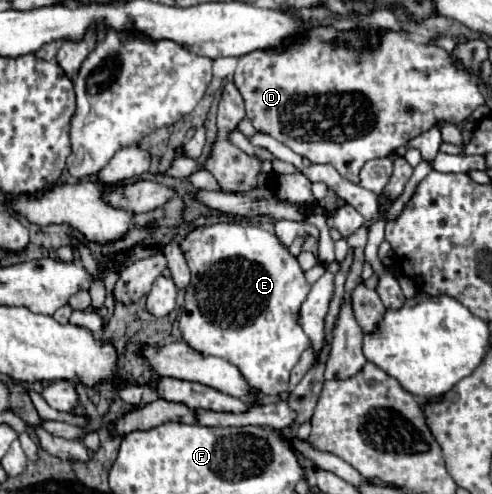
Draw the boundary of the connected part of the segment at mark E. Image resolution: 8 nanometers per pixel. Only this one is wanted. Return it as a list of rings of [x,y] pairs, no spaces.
[[[214,224],[194,228],[182,242],[186,262],[192,270],[190,286],[186,288],[186,304],[182,312],[182,338],[204,356],[218,356],[238,366],[248,384],[262,394],[282,394],[288,390],[288,378],[298,364],[300,354],[310,346],[308,336],[296,324],[298,308],[310,292],[310,284],[298,266],[296,256],[276,238],[254,224]]]

